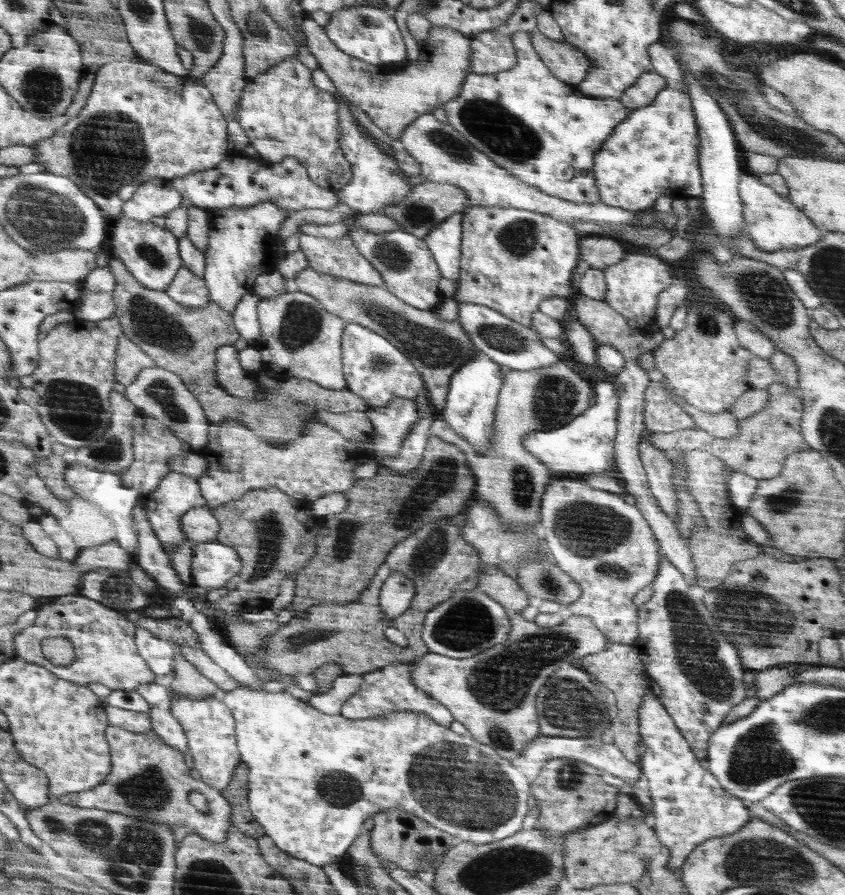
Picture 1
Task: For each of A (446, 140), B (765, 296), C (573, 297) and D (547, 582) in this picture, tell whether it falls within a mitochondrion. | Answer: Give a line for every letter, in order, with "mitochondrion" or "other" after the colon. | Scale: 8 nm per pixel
A: mitochondrion
B: mitochondrion
C: other
D: mitochondrion

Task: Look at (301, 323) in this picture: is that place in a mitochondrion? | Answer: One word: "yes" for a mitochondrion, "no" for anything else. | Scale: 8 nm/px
yes

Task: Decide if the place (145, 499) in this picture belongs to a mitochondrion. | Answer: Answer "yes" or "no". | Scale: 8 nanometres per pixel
no

